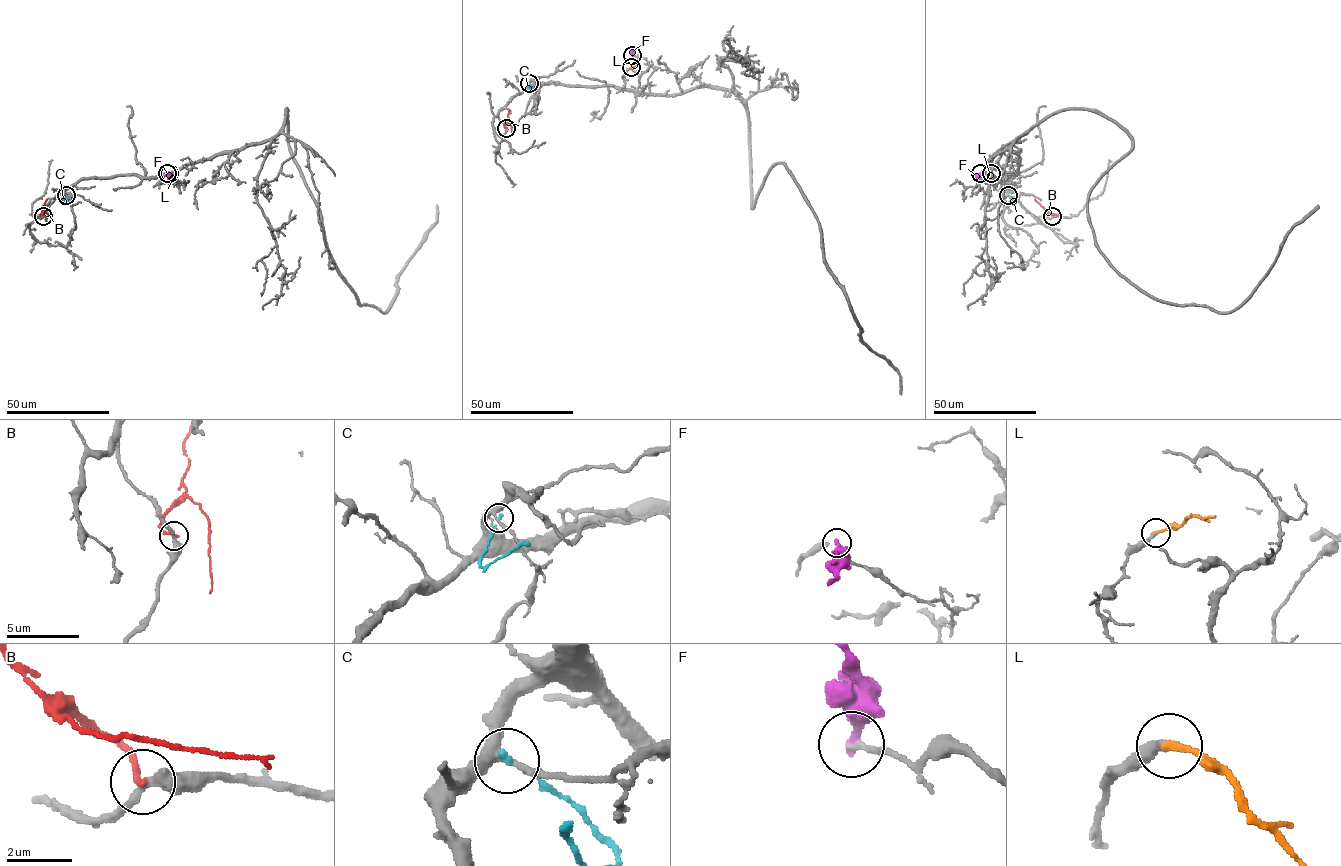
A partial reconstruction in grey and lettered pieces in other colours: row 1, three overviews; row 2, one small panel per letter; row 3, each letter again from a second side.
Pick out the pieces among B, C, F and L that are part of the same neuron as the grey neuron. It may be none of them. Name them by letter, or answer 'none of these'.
L

